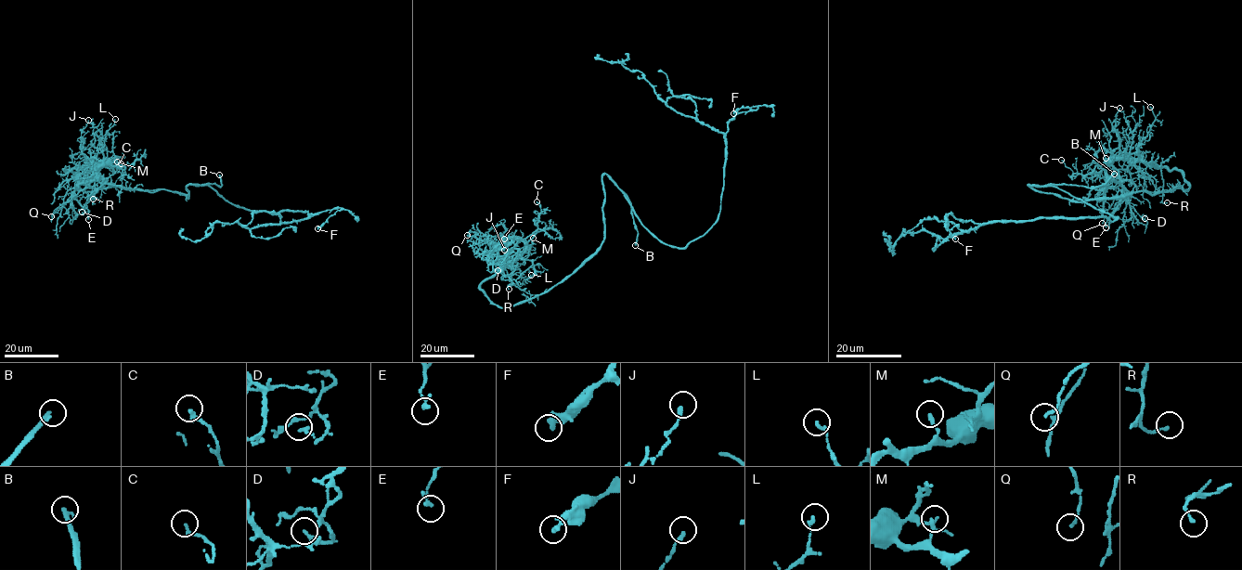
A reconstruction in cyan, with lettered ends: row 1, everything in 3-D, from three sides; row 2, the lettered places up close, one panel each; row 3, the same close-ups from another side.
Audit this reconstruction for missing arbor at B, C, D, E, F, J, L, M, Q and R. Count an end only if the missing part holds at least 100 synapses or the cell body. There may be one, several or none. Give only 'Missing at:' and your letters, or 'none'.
Missing at: B

